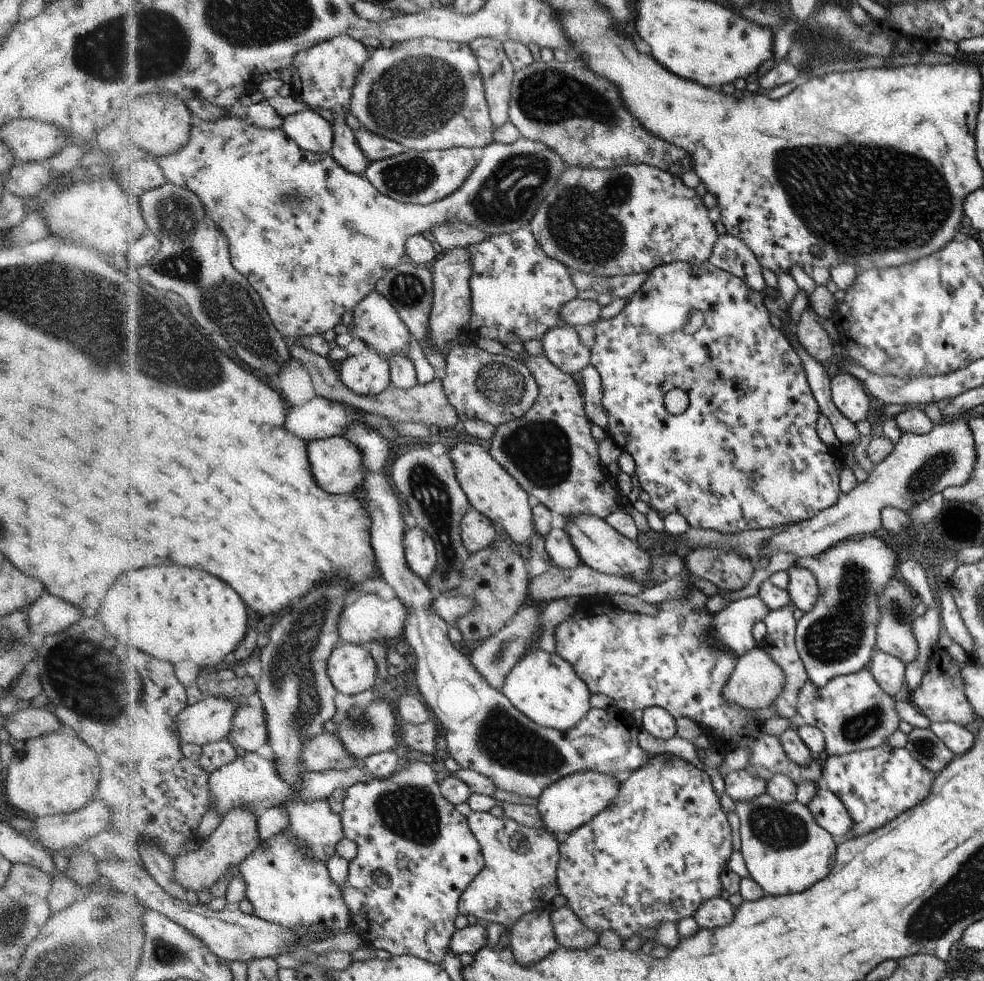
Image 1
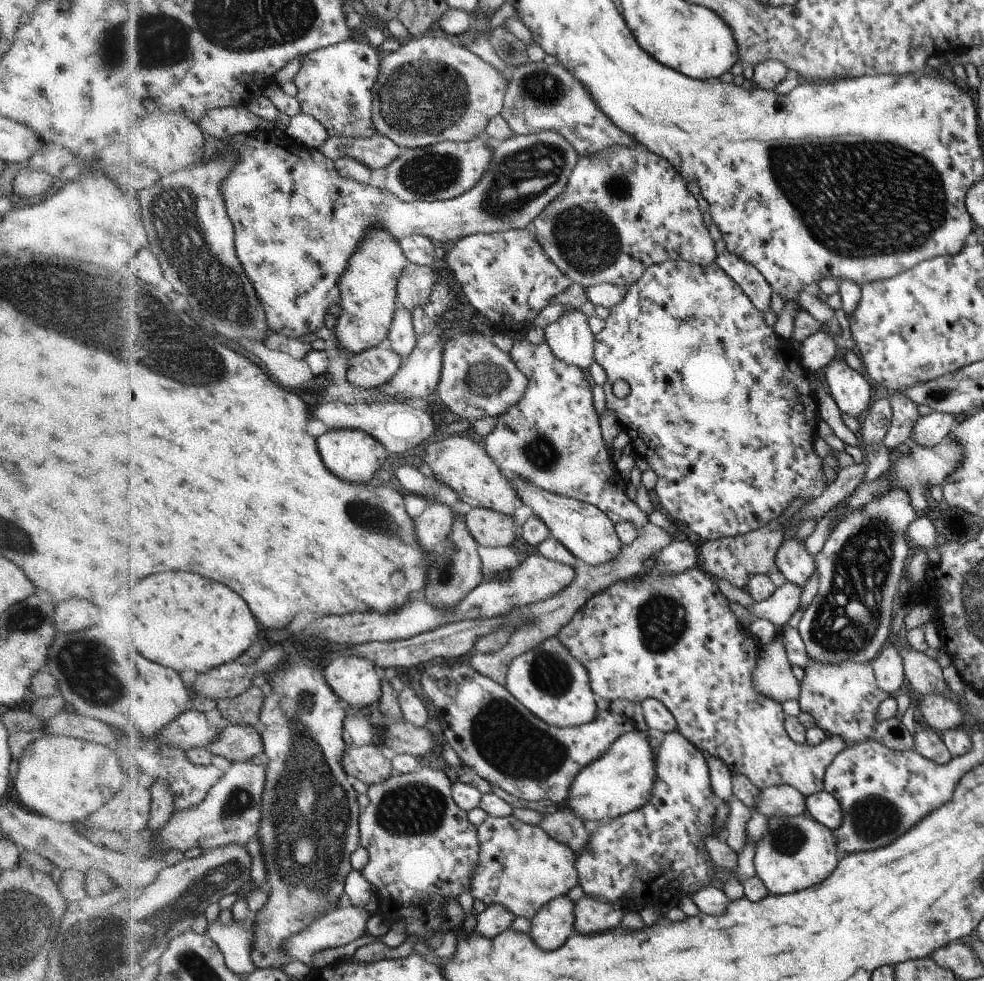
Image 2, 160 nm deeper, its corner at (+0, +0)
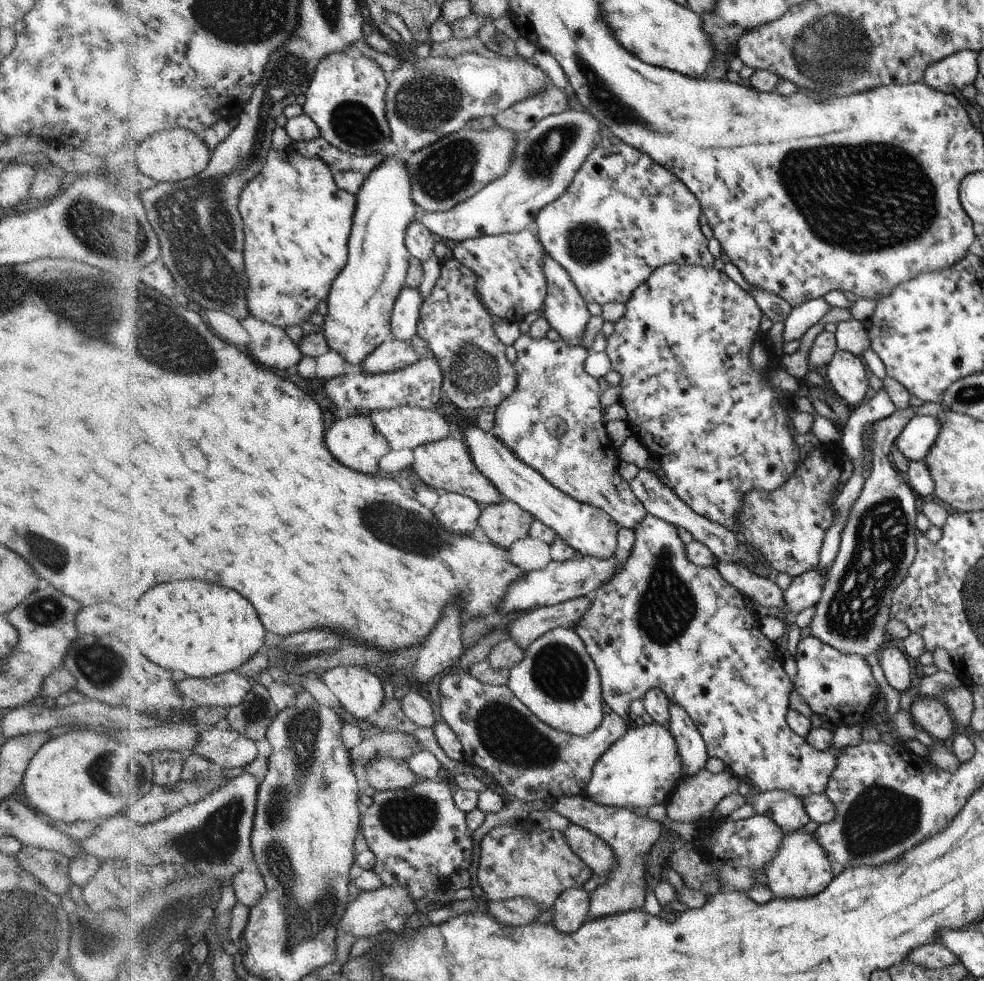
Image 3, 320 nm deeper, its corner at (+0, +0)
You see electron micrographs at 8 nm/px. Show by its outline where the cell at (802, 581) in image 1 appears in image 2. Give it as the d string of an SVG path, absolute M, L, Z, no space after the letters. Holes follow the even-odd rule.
M788 538L778 548L775 567L794 586L804 588L817 574L816 559L806 552L804 541Z

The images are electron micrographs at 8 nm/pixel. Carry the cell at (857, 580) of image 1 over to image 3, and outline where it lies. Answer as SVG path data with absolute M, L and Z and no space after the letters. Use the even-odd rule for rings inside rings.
M913 407L906 408L906 410L895 410L894 414L888 417L883 416L871 426L874 430L871 438L873 441L872 456L874 457L872 458L872 474L868 480L865 480L861 494L848 514L848 522L844 524L844 530L840 534L838 555L826 572L822 597L815 606L816 611L808 626L811 628L810 634L813 637L817 637L824 644L828 644L842 653L867 657L882 649L890 600L893 600L893 593L909 575L909 569L917 557L916 514L918 514L918 510L916 510L916 496L910 490L910 486L904 482L900 472L894 470L894 466L890 462L891 458L888 458L896 438L915 415L916 410Z

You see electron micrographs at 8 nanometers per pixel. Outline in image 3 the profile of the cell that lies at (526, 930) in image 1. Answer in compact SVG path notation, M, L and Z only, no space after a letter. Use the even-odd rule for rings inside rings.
M583 887L566 890L556 898L554 905L551 907L554 926L560 932L566 932L566 934L576 932L584 924L591 903L592 897Z

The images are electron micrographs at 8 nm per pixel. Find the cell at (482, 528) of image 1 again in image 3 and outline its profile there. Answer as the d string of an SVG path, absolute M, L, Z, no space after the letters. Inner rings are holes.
M504 499L500 504L482 507L478 525L493 544L508 549L510 544L529 537L530 528L535 520L532 513Z

